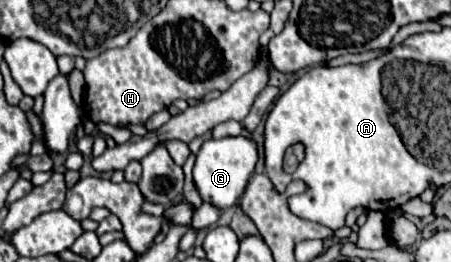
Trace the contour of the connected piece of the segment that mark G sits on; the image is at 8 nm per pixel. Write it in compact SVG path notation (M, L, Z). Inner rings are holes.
M225 136L219 140L217 138L205 140L193 168L193 180L199 196L217 208L233 206L241 198L245 184L255 170L257 160L259 160L259 152L257 152L257 142L253 138Z

